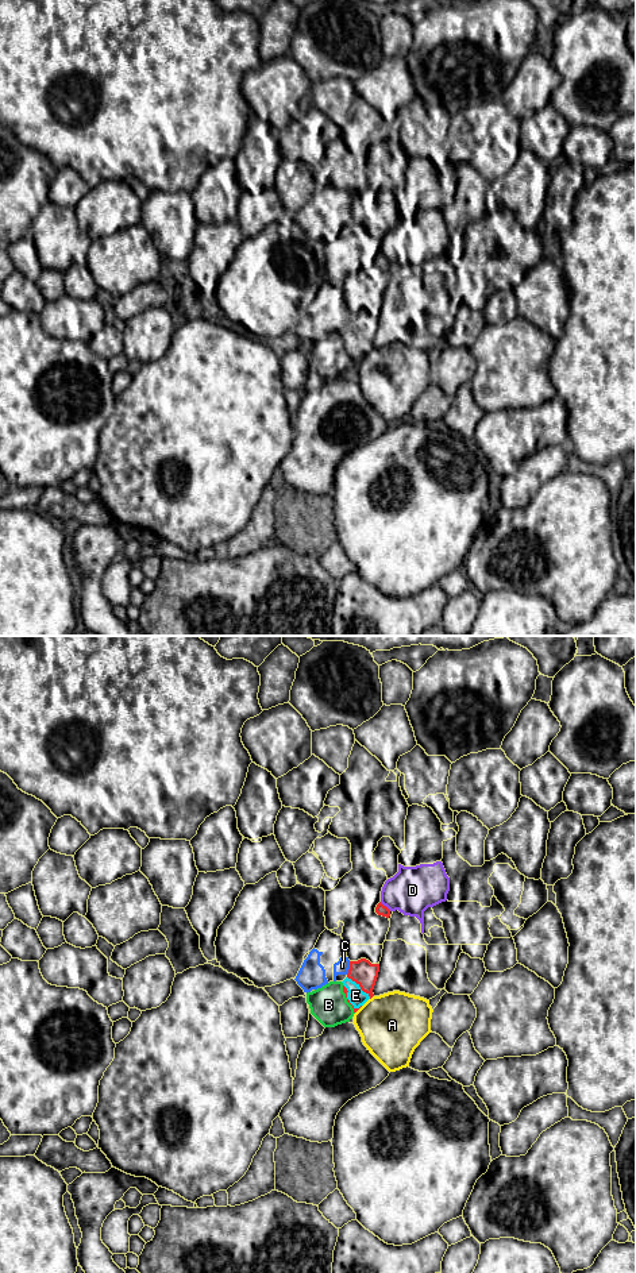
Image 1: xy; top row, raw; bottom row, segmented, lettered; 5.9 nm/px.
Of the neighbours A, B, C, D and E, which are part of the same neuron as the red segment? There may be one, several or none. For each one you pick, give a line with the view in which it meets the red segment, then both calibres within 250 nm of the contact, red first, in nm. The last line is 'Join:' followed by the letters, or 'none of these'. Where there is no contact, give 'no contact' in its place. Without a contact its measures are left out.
E: contact in xy; calibres 150 and 100 nm
Join: E

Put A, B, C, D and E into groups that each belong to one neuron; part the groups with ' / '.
A / B / C / D / E

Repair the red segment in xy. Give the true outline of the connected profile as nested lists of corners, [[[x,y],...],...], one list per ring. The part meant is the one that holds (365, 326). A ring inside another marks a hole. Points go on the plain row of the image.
[[[366,310],[350,313],[350,321],[343,335],[347,354],[356,364],[369,351],[374,348],[373,342],[378,329],[379,316],[371,316]]]

